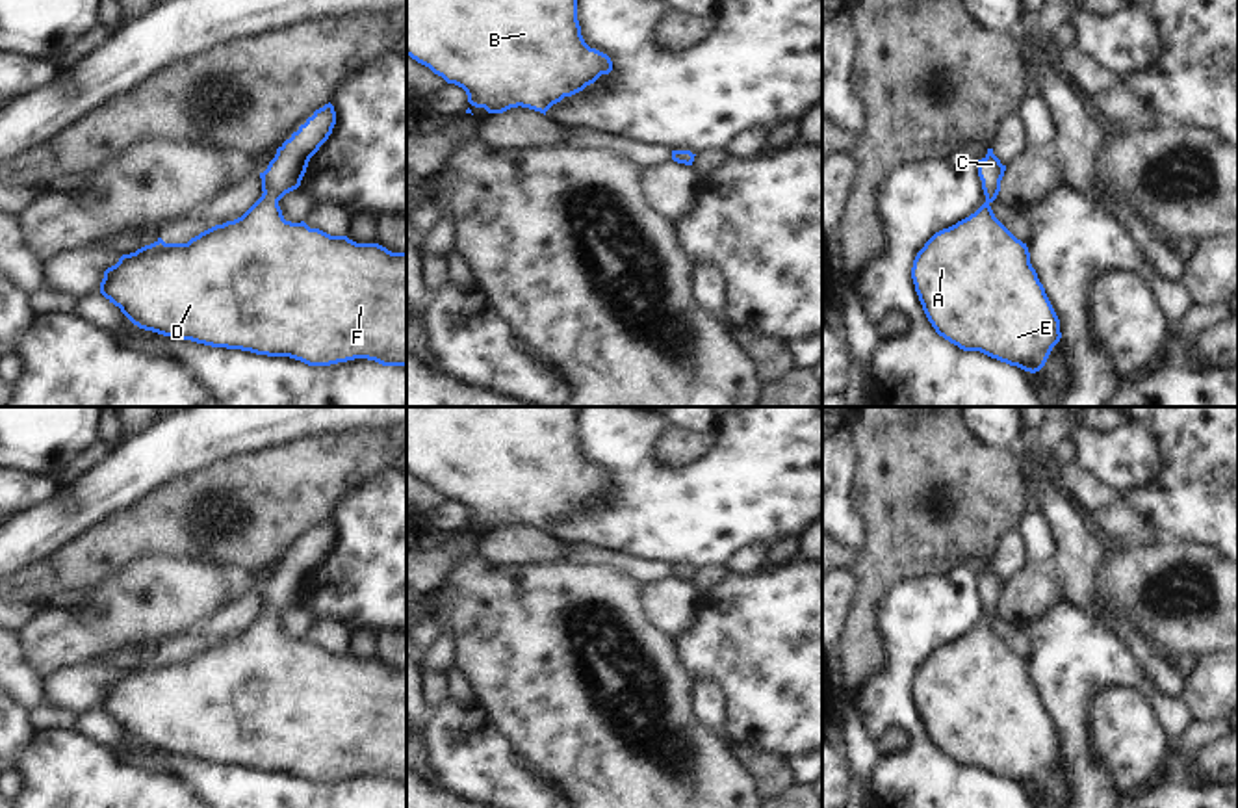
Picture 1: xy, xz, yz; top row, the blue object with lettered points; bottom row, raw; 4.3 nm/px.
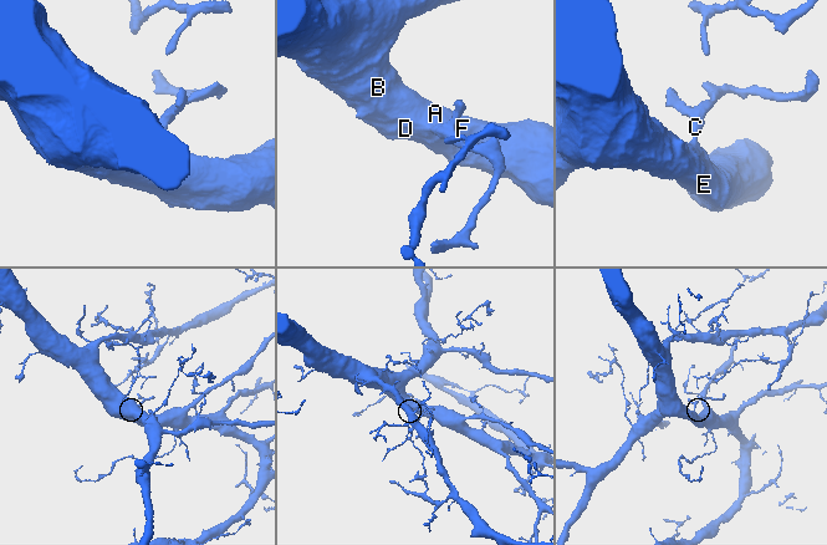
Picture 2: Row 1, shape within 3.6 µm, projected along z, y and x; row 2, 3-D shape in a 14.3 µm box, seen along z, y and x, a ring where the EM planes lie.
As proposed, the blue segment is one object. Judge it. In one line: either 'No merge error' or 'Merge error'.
No merge error

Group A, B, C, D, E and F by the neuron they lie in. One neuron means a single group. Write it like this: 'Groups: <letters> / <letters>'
Groups: A B C D E F

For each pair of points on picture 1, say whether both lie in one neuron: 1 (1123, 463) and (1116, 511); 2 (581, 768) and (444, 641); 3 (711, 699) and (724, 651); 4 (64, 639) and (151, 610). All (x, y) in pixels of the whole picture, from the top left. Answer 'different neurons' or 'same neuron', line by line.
1: different neurons
2: different neurons
3: different neurons
4: same neuron

